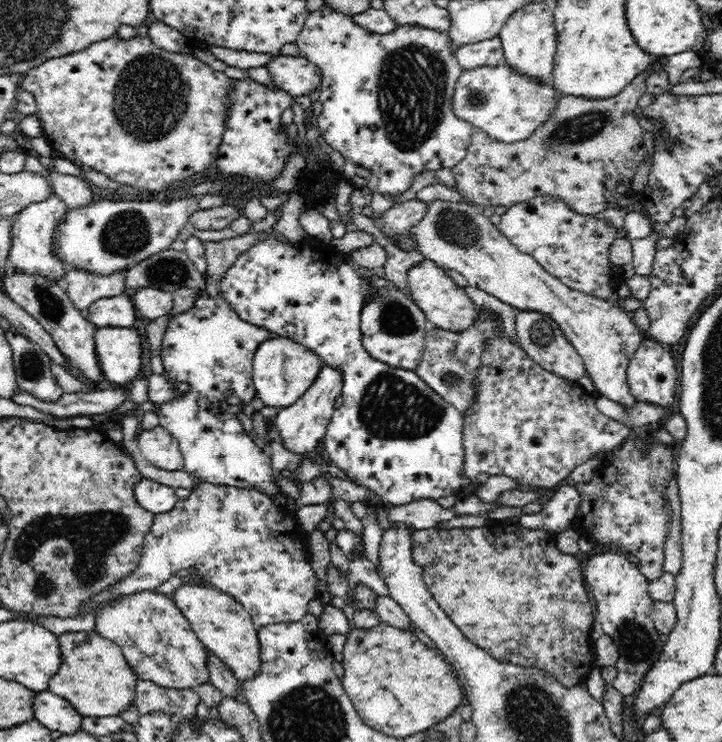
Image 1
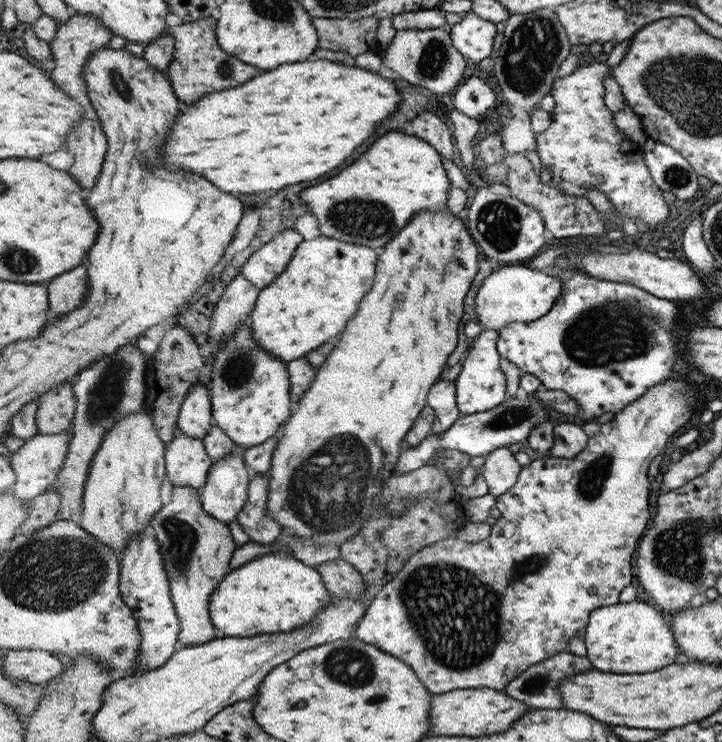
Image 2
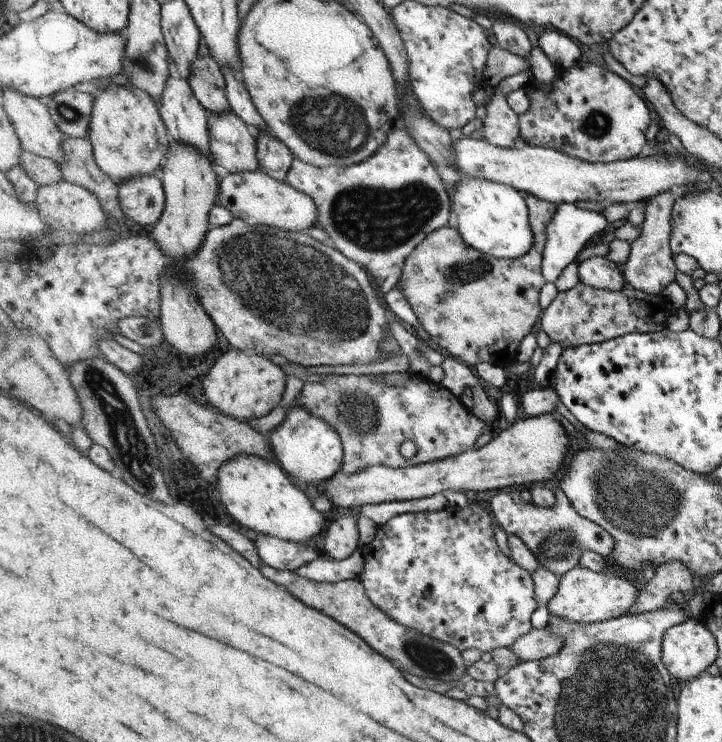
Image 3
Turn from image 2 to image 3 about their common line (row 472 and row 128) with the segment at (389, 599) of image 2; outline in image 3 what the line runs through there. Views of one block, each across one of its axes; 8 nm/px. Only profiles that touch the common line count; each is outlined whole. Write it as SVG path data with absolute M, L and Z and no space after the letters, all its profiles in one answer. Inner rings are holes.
M598 64L559 71L549 91L543 91L536 80L528 81L524 90L531 100L530 108L519 115L519 136L523 143L535 147L550 147L589 163L615 163L633 159L646 144L646 128L650 126L650 110L632 86L618 74Z

